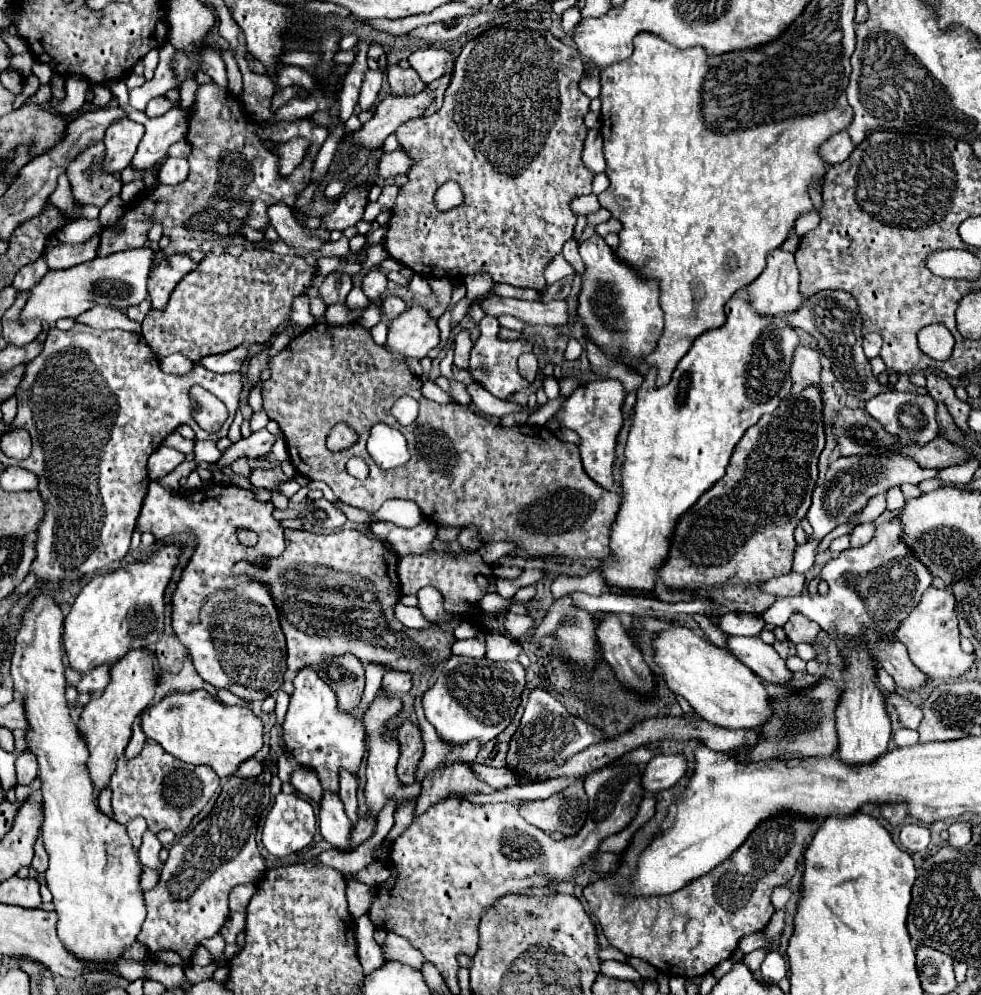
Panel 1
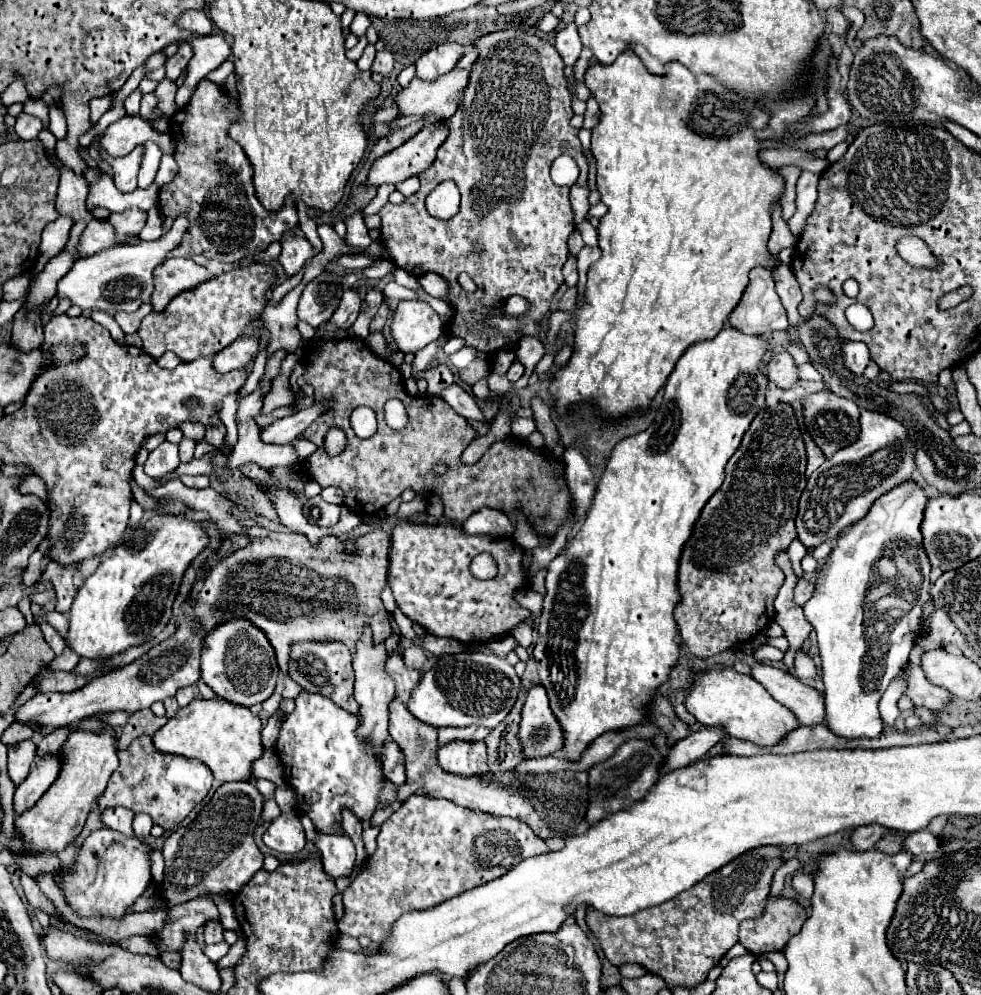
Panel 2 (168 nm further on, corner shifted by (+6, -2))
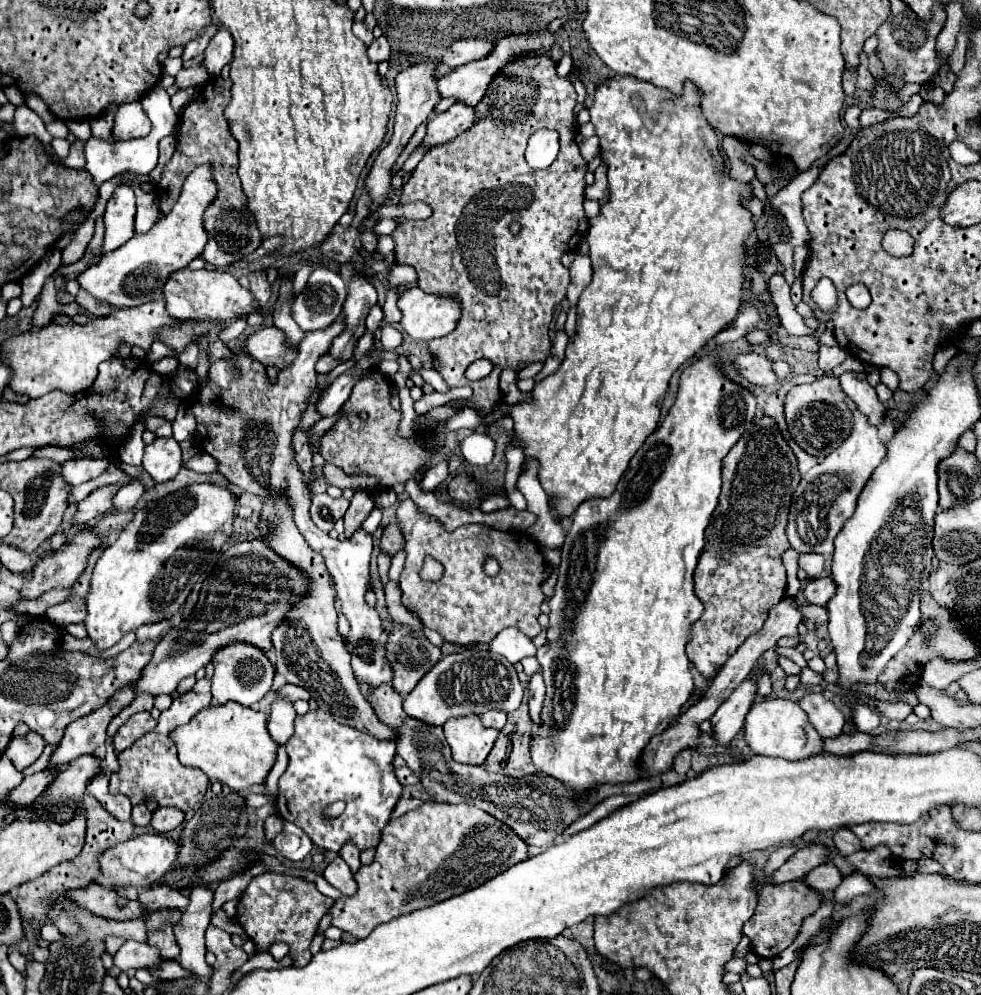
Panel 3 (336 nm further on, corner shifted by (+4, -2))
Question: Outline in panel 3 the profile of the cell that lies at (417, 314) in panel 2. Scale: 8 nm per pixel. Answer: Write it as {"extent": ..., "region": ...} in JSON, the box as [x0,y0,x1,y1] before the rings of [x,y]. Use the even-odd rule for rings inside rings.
{"extent":[399,286,461,342],"region":[[[413,286],[399,296],[399,310],[403,314],[403,318],[401,318],[403,332],[407,336],[411,336],[413,340],[429,342],[429,340],[435,340],[435,338],[449,334],[455,328],[455,324],[459,320],[461,306],[457,304],[457,300],[441,298],[441,296],[435,296],[435,294],[425,294],[419,286]]]}

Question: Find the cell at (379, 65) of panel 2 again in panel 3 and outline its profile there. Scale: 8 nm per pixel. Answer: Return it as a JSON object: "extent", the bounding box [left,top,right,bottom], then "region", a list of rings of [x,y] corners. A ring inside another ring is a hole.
{"extent":[367,36,389,64],"region":[[[385,36],[373,40],[373,44],[367,48],[367,56],[371,62],[379,64],[379,62],[387,62],[389,60],[389,42]]]}

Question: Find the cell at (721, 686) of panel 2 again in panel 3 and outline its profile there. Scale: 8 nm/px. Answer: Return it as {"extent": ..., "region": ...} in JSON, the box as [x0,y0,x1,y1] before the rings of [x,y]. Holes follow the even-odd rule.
{"extent":[745,696,823,760],"region":[[[767,696],[763,700],[755,700],[755,704],[751,704],[749,708],[749,714],[745,716],[745,742],[753,754],[779,756],[785,760],[801,760],[819,754],[823,738],[809,724],[805,712],[799,708],[797,702]]]}

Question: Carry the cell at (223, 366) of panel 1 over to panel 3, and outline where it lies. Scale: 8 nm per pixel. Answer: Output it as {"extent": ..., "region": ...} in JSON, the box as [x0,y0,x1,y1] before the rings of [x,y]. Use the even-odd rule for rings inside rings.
{"extent":[245,328,295,368],"region":[[[261,328],[245,340],[249,356],[259,360],[265,366],[285,368],[295,358],[295,352],[285,352],[285,336],[279,328]]]}

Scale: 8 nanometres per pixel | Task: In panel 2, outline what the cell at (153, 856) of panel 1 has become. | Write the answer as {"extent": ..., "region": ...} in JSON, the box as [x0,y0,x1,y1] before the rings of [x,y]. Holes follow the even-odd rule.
{"extent":[133,814,153,840],"region":[[[135,814],[135,818],[133,818],[133,832],[135,832],[137,838],[147,840],[149,834],[151,834],[151,828],[153,828],[151,816],[147,816],[147,814]]]}

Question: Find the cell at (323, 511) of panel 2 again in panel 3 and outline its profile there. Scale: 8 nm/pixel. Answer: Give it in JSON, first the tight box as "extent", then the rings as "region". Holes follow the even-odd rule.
{"extent":[311,494,349,532],"region":[[[315,494],[313,504],[311,504],[311,518],[321,530],[329,532],[335,526],[335,522],[345,516],[347,508],[349,508],[349,500],[345,498],[331,498],[327,494]]]}

